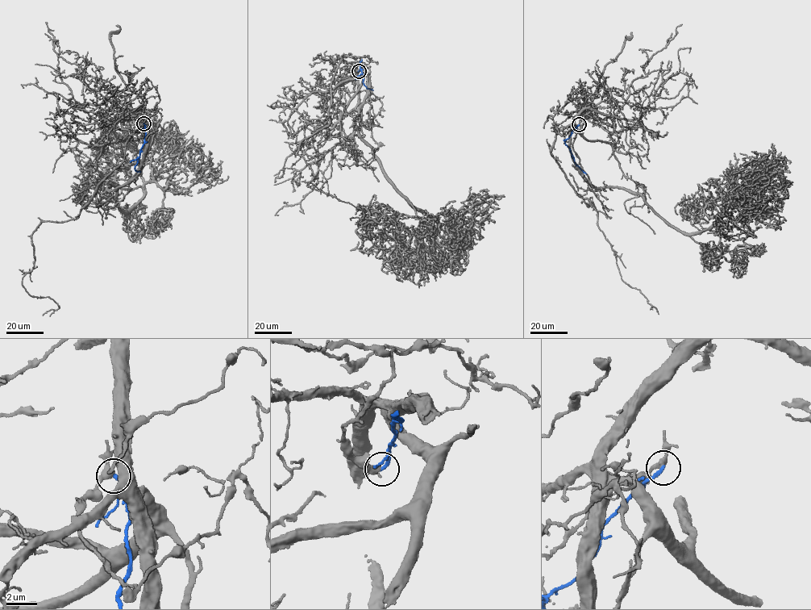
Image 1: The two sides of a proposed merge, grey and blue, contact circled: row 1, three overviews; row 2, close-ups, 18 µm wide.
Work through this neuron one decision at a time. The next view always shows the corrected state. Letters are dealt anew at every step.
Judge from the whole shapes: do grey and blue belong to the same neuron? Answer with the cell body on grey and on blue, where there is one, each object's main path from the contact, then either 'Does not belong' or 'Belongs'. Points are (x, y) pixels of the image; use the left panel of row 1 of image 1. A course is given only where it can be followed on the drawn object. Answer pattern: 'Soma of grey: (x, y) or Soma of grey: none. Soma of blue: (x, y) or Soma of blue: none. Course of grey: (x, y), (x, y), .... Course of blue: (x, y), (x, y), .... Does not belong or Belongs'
Soma of grey: none. Soma of blue: none. Course of grey: (143, 123), (141, 171), (106, 188), (127, 211), (140, 127). Course of blue: (143, 123), (144, 143), (135, 168), (140, 172). Does not belong

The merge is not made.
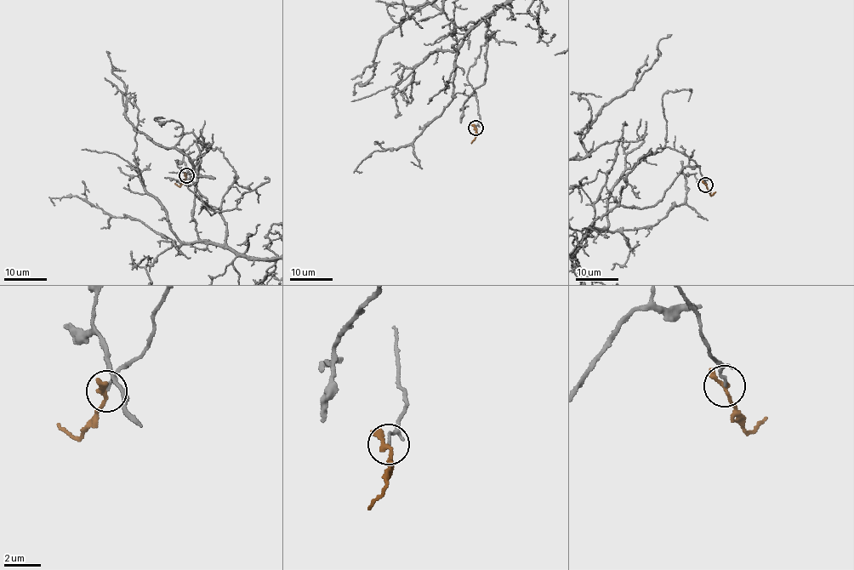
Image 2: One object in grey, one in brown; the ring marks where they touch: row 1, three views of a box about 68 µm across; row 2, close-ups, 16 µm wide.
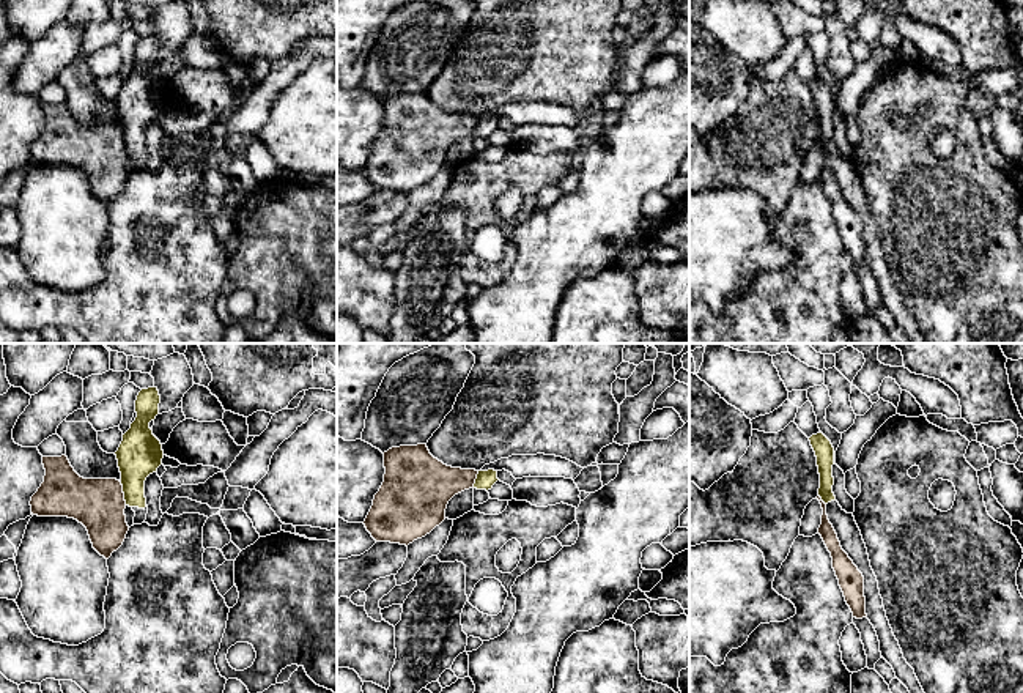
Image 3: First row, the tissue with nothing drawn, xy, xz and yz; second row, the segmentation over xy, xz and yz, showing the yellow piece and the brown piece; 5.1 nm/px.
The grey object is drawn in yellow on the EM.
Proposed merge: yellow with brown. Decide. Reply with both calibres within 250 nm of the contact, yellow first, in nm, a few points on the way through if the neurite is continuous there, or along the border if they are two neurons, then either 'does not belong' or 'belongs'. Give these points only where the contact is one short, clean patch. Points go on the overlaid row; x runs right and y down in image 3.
calibres 220 and 260 nm; border xy (120, 482), (126, 504); does not belong

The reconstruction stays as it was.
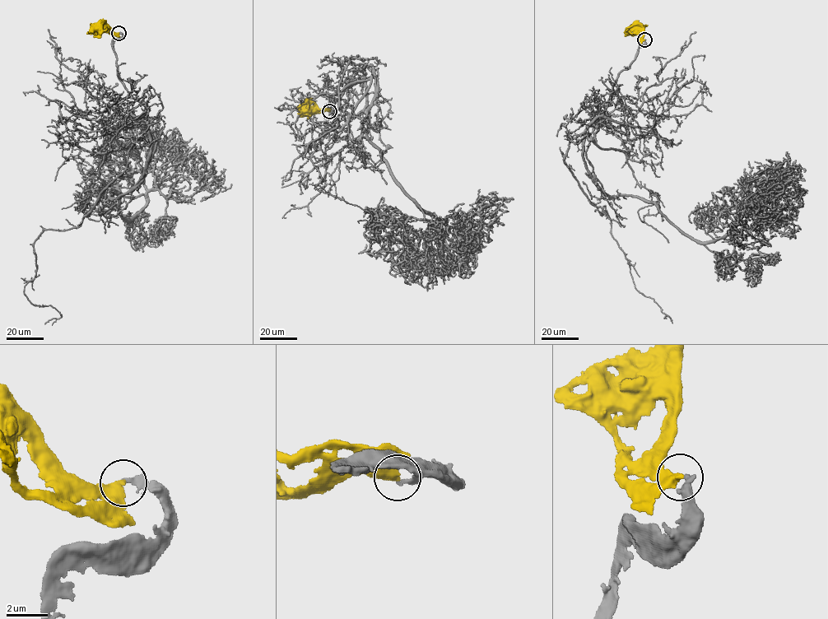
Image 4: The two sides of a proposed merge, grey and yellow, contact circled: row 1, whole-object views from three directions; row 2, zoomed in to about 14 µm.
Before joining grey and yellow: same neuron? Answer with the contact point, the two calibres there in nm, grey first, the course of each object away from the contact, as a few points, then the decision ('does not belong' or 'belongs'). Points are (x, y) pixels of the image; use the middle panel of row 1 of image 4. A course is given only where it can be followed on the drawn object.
place (329, 111); calibres 190 and 480 nm; course grey (329, 111), (374, 68), (362, 127), (435, 219), (419, 263), (430, 269), (422, 234); course yellow (329, 111), (313, 107), (305, 109); belongs

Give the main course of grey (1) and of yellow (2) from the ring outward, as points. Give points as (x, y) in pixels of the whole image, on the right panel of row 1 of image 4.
1: (644, 39), (585, 131), (593, 179), (707, 243), (794, 173), (757, 174)
2: (644, 39), (639, 38), (634, 29), (635, 27)

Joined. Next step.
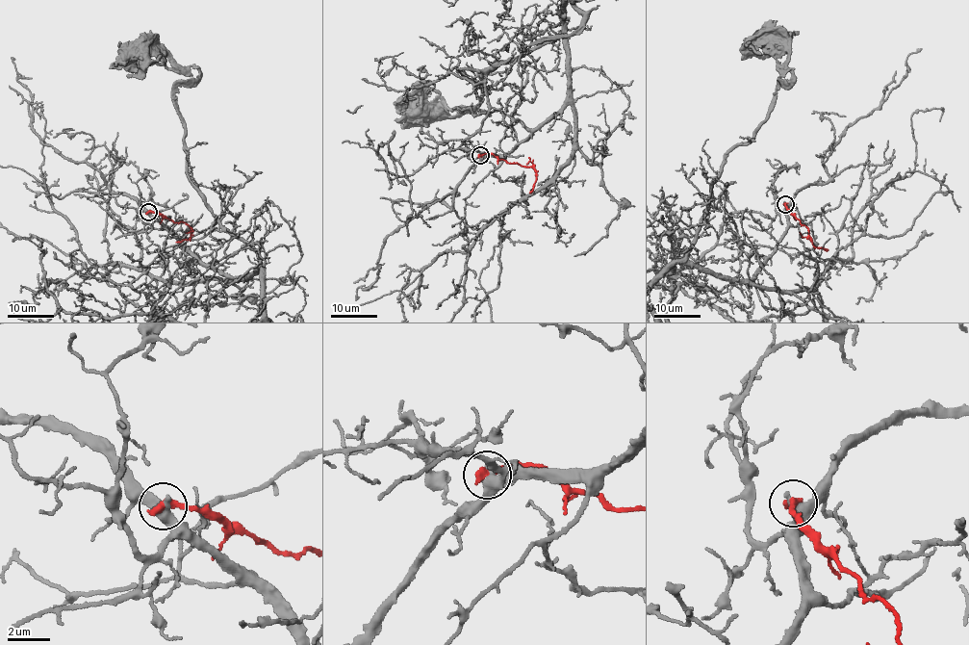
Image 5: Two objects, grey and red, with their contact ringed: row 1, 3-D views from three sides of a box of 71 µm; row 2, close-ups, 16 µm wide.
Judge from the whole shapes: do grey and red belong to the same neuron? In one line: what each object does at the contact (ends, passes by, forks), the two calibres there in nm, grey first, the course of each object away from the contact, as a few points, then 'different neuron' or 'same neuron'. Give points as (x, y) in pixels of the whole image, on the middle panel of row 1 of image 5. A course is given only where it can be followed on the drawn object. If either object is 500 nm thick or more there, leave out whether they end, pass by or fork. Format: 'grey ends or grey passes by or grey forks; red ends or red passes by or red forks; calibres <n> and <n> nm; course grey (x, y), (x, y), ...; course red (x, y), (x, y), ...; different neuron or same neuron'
calibres 500 and 440 nm; course grey (481, 155), (500, 157), (560, 109), (563, 34), (484, 72), (478, 105), (465, 111), (486, 112), (415, 108); course red (480, 155), (491, 153), (497, 159), (531, 167), (536, 176), (529, 193); different neuron

